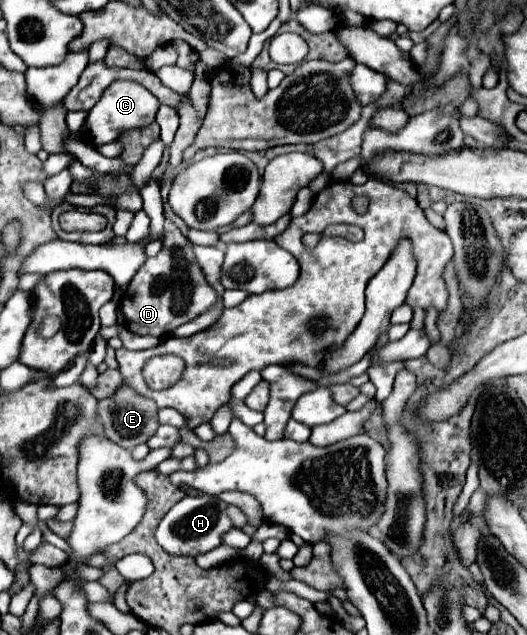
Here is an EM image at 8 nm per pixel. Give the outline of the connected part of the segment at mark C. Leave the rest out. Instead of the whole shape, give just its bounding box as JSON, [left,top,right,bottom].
[86,81,160,145]

